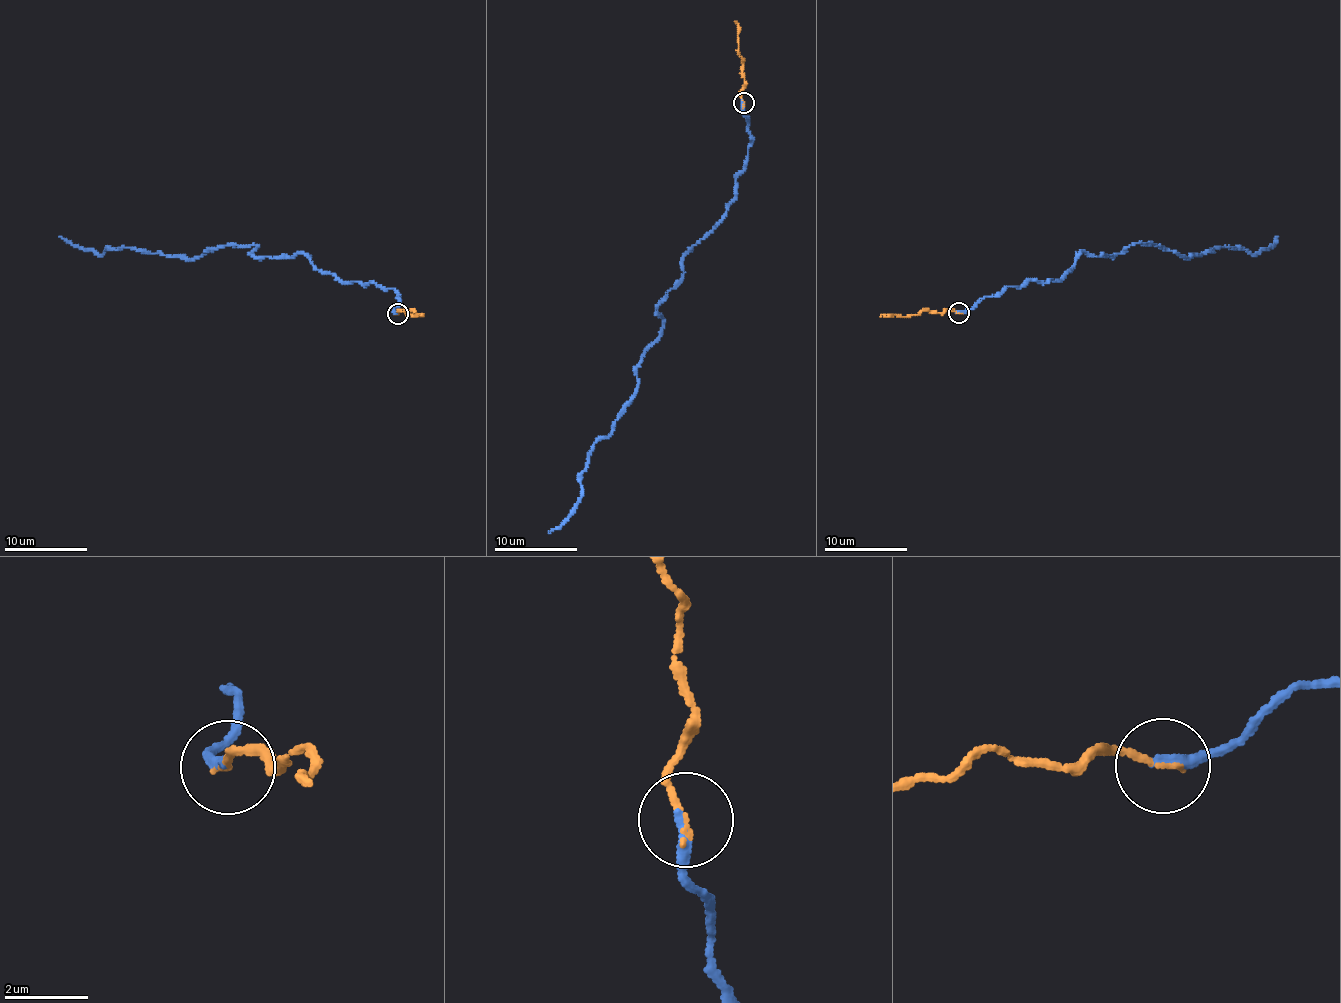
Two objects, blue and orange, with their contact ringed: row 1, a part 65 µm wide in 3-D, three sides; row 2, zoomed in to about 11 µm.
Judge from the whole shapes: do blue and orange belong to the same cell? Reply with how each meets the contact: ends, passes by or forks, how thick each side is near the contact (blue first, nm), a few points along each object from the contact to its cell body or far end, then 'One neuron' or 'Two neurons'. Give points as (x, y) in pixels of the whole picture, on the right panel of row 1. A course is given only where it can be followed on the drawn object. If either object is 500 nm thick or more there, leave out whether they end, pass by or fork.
At the ring blue ends. At the ring orange ends. Thickness 280 nm (blue) against 160 nm. Course of blue: (958, 311), (1008, 286), (1061, 282), (1080, 252), (1145, 243), (1191, 257), (1215, 247), (1260, 254), (1277, 236). Course of orange: (958, 313), (921, 310), (908, 317), (880, 316). One neuron

